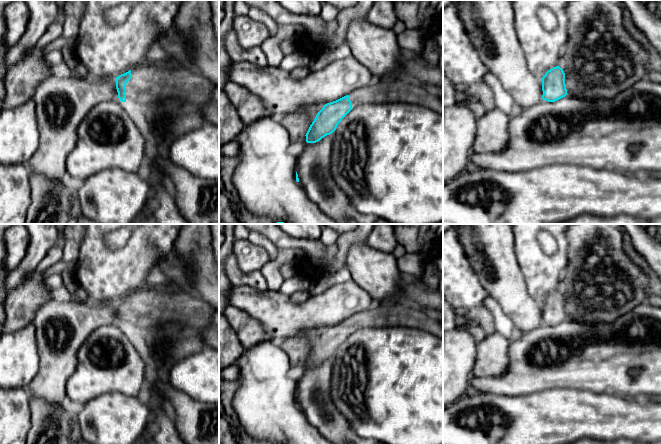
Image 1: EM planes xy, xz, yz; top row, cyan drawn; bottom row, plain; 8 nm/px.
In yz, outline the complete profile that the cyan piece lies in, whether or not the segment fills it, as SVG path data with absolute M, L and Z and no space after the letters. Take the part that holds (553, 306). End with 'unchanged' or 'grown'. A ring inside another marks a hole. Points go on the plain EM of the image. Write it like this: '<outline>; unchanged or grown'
M559 290L548 294L541 304L543 324L548 326L555 326L567 319L565 297Z; unchanged

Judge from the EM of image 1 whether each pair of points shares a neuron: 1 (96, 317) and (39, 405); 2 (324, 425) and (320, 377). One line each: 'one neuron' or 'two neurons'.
1: two neurons
2: one neuron

